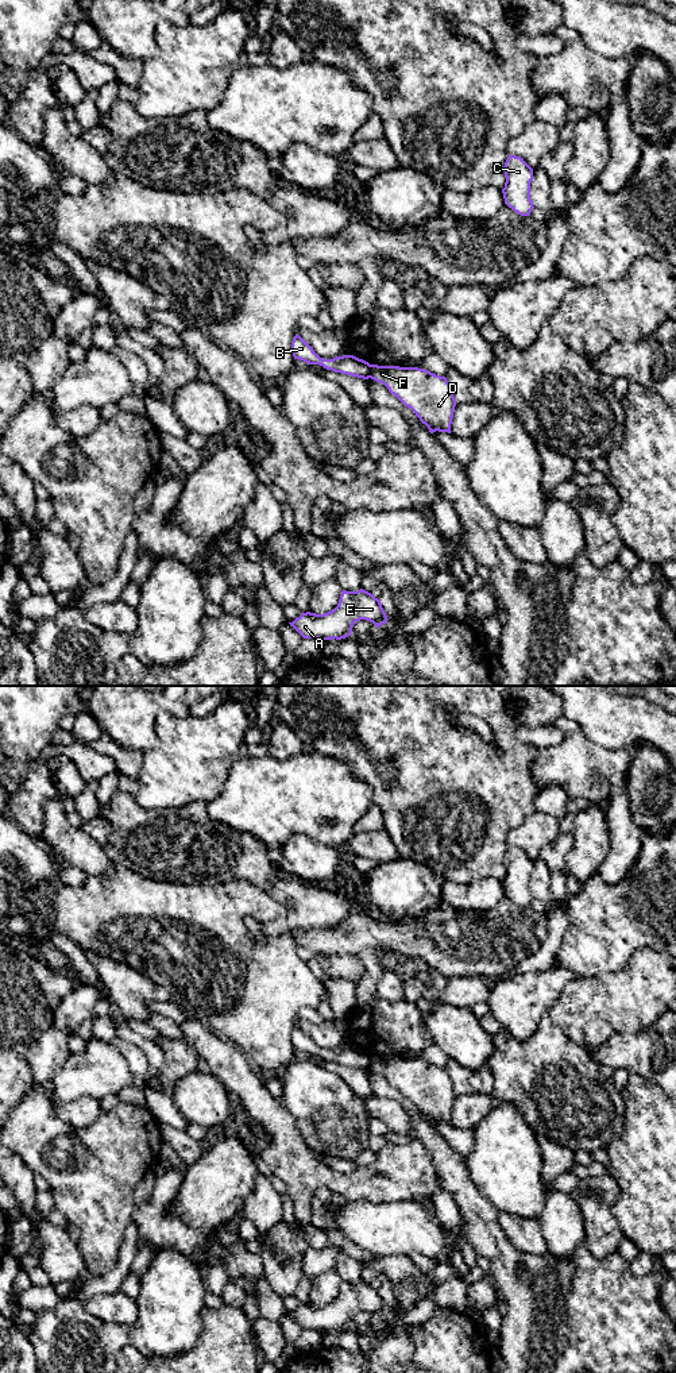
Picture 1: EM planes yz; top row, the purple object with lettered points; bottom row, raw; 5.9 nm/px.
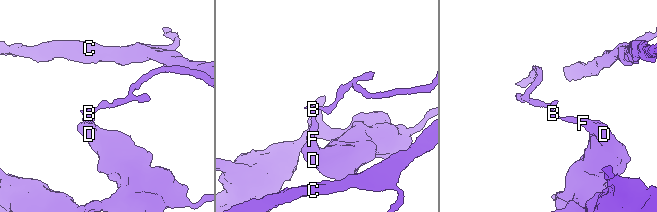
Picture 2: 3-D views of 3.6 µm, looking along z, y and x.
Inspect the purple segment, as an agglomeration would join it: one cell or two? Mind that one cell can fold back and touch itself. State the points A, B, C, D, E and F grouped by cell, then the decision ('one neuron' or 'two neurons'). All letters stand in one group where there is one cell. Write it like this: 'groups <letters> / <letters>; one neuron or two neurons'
groups A D E F / B C; two neurons

